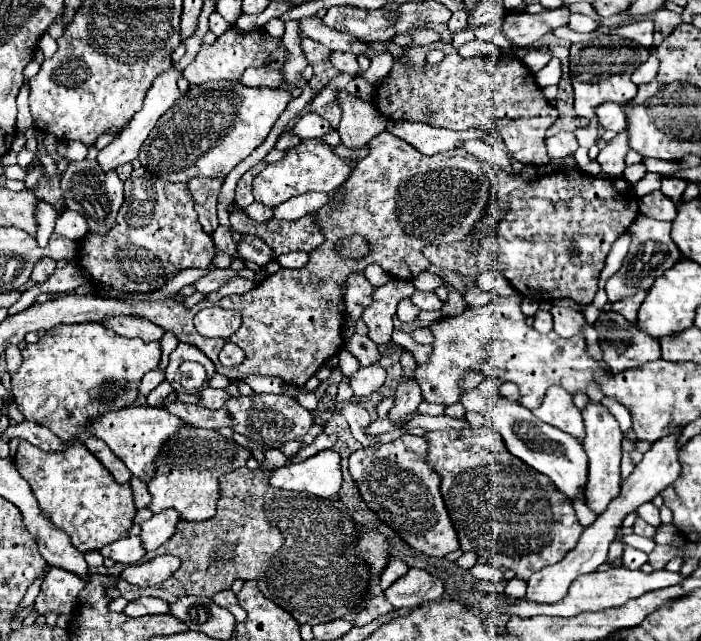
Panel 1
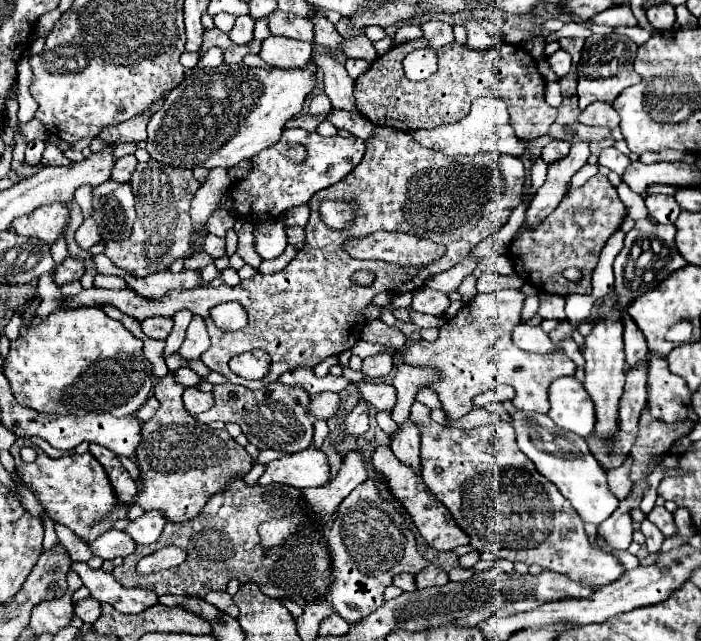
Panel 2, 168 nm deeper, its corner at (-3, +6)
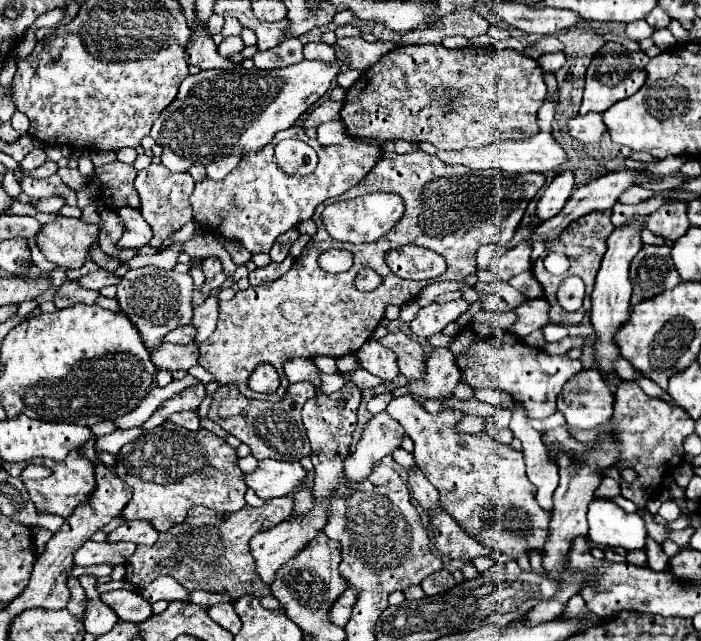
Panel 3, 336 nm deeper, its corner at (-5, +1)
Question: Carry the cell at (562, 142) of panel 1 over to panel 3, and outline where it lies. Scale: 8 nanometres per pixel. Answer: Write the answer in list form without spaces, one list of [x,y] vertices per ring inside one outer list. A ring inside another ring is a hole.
[[[573,171],[555,175],[551,185],[543,191],[543,197],[537,203],[537,211],[535,211],[537,219],[547,221],[547,219],[555,217],[567,203],[571,191],[573,191]]]

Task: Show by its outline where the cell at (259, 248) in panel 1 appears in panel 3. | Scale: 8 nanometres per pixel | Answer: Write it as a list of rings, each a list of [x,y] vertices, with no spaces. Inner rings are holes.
[[[293,229],[291,233],[283,233],[283,237],[279,237],[279,241],[275,241],[275,245],[273,245],[273,249],[271,249],[271,259],[275,261],[275,263],[281,263],[287,255],[289,255],[289,249],[291,249],[291,245],[295,243],[295,239],[299,237],[299,231],[297,229]]]

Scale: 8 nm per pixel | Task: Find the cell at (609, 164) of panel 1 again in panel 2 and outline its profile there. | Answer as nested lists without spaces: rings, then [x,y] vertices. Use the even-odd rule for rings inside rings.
[[[586,163],[575,175],[573,175],[568,190],[582,186],[587,180],[589,180],[589,178],[596,175],[598,172],[598,164],[590,165]]]

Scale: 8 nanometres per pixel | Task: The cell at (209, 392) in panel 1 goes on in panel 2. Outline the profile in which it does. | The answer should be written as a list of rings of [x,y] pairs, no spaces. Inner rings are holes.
[[[189,386],[183,392],[183,402],[185,402],[185,410],[191,414],[205,412],[213,406],[213,392],[203,392],[197,386]]]

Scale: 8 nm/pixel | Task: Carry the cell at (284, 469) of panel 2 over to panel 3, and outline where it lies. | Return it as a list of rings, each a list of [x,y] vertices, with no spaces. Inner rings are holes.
[[[259,461],[253,473],[245,475],[245,485],[261,499],[285,497],[305,485],[307,471],[297,461]]]

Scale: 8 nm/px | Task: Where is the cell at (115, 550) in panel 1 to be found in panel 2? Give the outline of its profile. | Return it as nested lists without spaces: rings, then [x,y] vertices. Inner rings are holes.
[[[109,530],[101,534],[93,544],[89,544],[89,548],[93,550],[95,556],[103,560],[113,560],[115,556],[121,556],[121,558],[131,556],[135,552],[135,542],[131,540],[129,534],[121,530]]]

